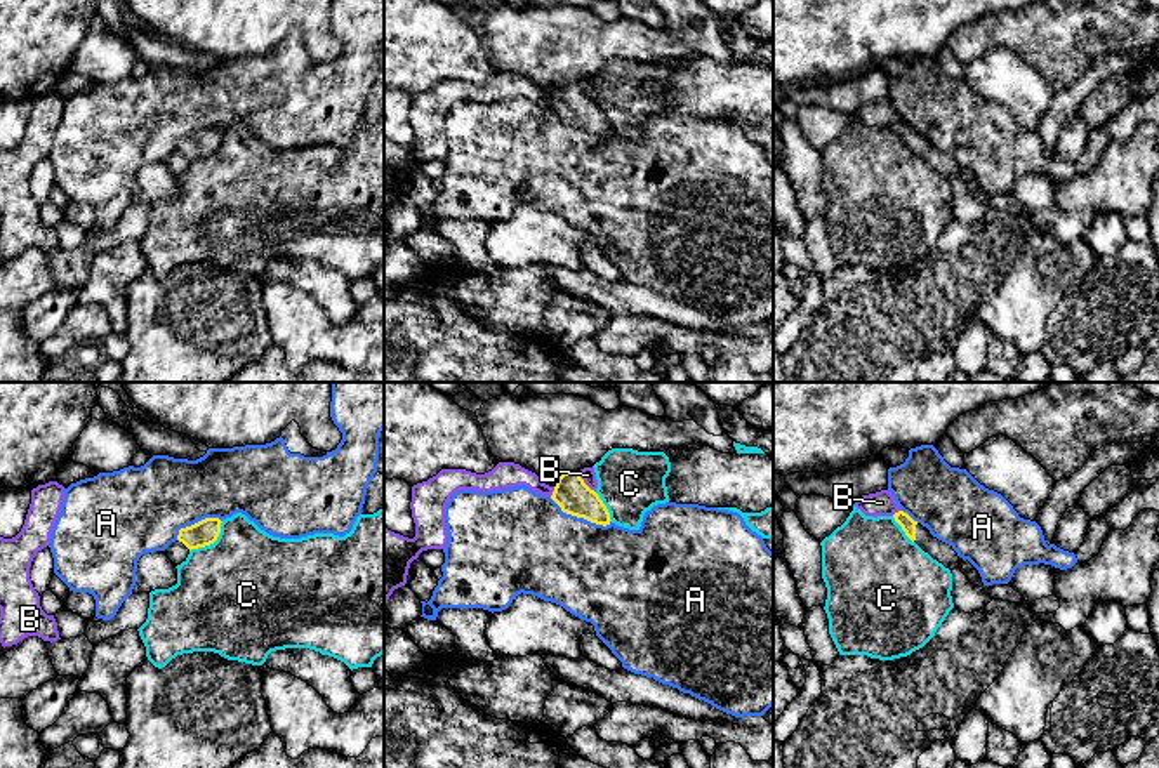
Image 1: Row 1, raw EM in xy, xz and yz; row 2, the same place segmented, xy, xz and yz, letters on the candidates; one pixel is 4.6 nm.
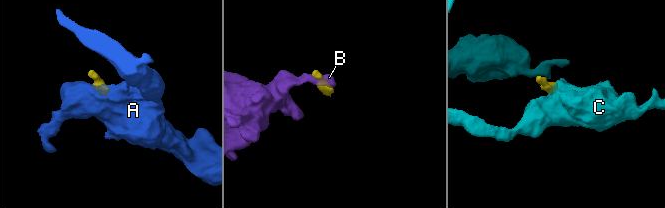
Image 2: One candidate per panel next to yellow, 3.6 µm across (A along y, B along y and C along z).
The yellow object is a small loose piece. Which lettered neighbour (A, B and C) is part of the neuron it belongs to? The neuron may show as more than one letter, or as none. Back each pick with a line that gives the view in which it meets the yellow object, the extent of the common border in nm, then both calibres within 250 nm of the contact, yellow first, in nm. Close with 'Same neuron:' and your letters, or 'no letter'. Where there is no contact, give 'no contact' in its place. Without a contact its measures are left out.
Same neuron: no letter

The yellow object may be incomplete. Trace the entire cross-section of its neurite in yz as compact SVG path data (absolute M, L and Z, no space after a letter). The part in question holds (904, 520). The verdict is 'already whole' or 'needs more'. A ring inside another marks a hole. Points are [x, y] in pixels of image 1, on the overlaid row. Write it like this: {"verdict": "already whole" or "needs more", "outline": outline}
{"verdict": "needs more", "outline": "M904 511L895 513L893 518L902 526L905 535L912 542L916 542L924 553L928 553L933 559L937 559L938 563L942 563L949 570L959 568L959 556L952 549L952 546L933 537L926 526L914 521Z"}

